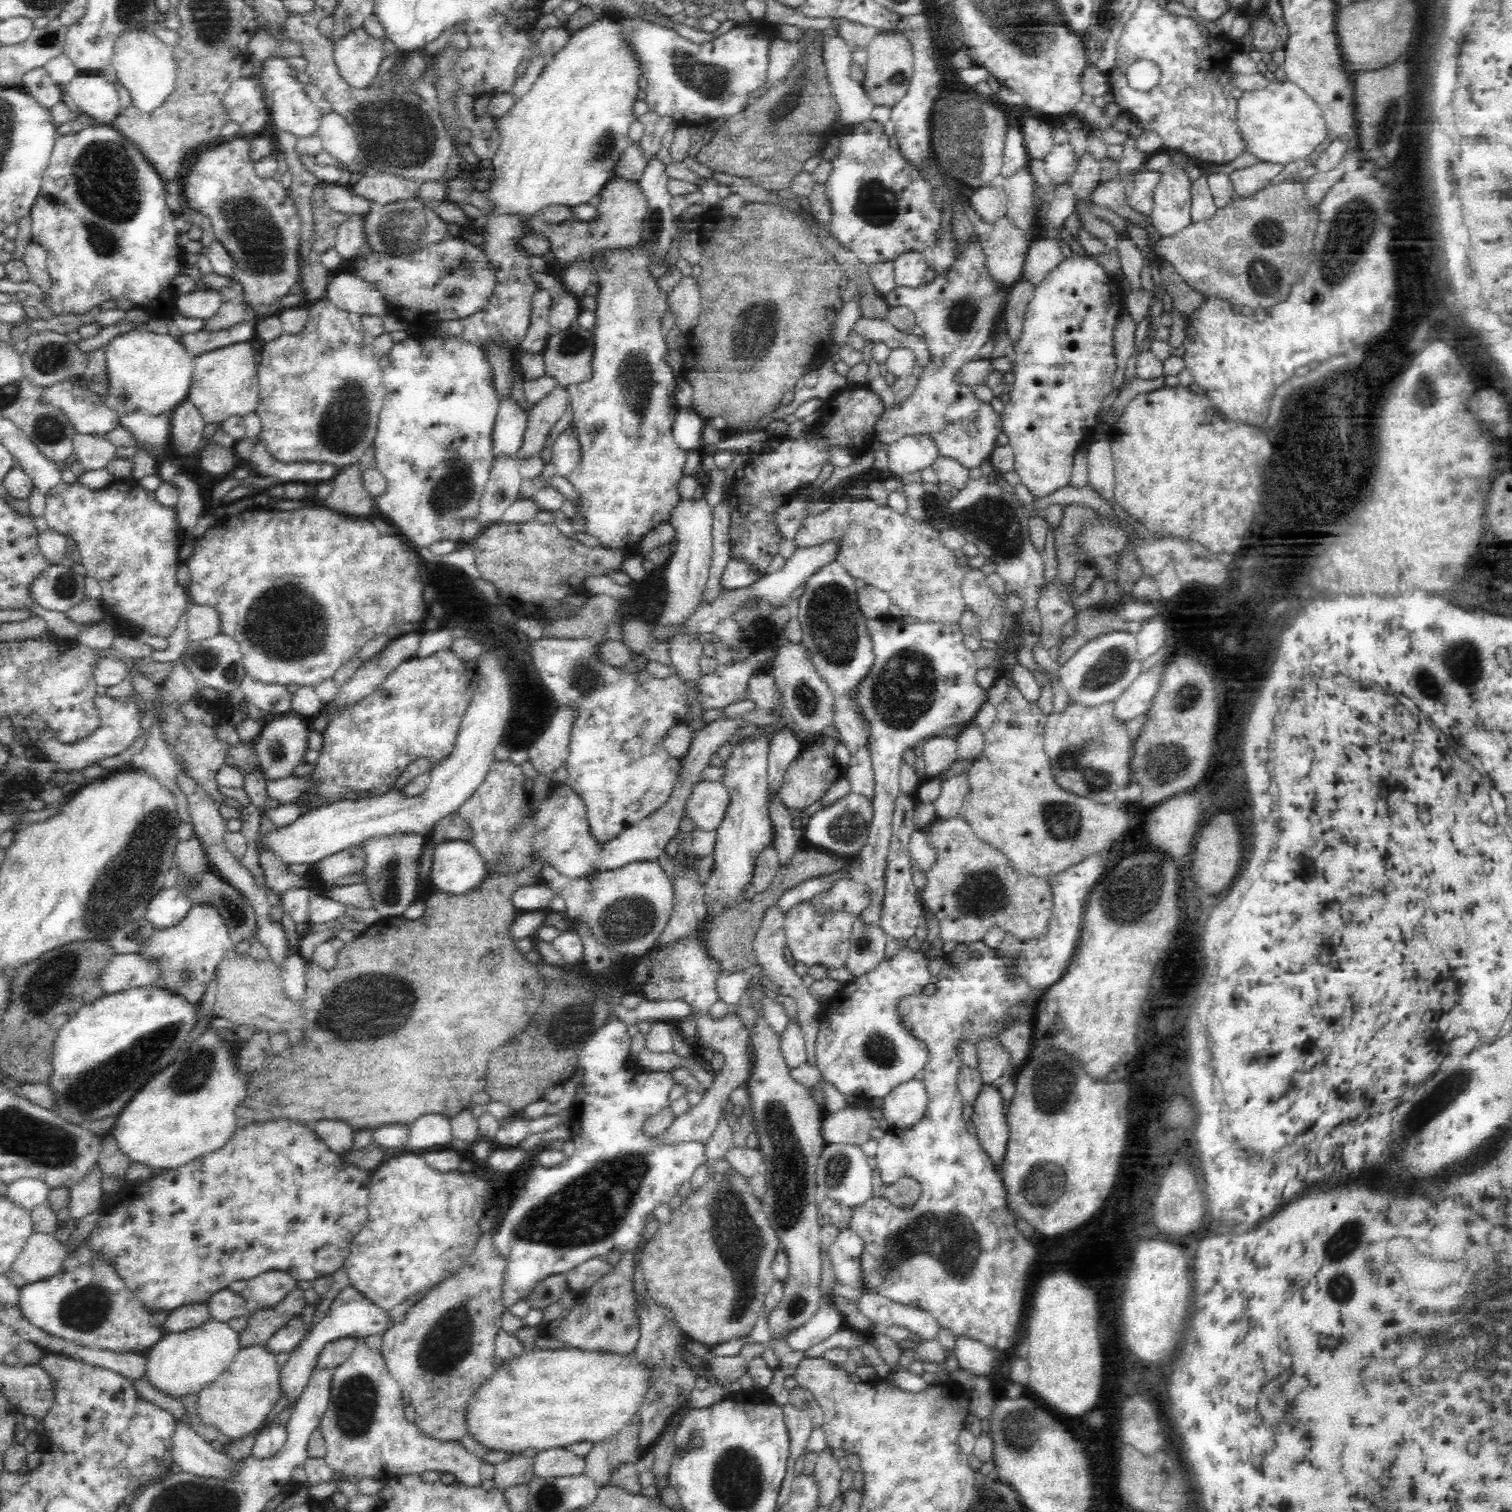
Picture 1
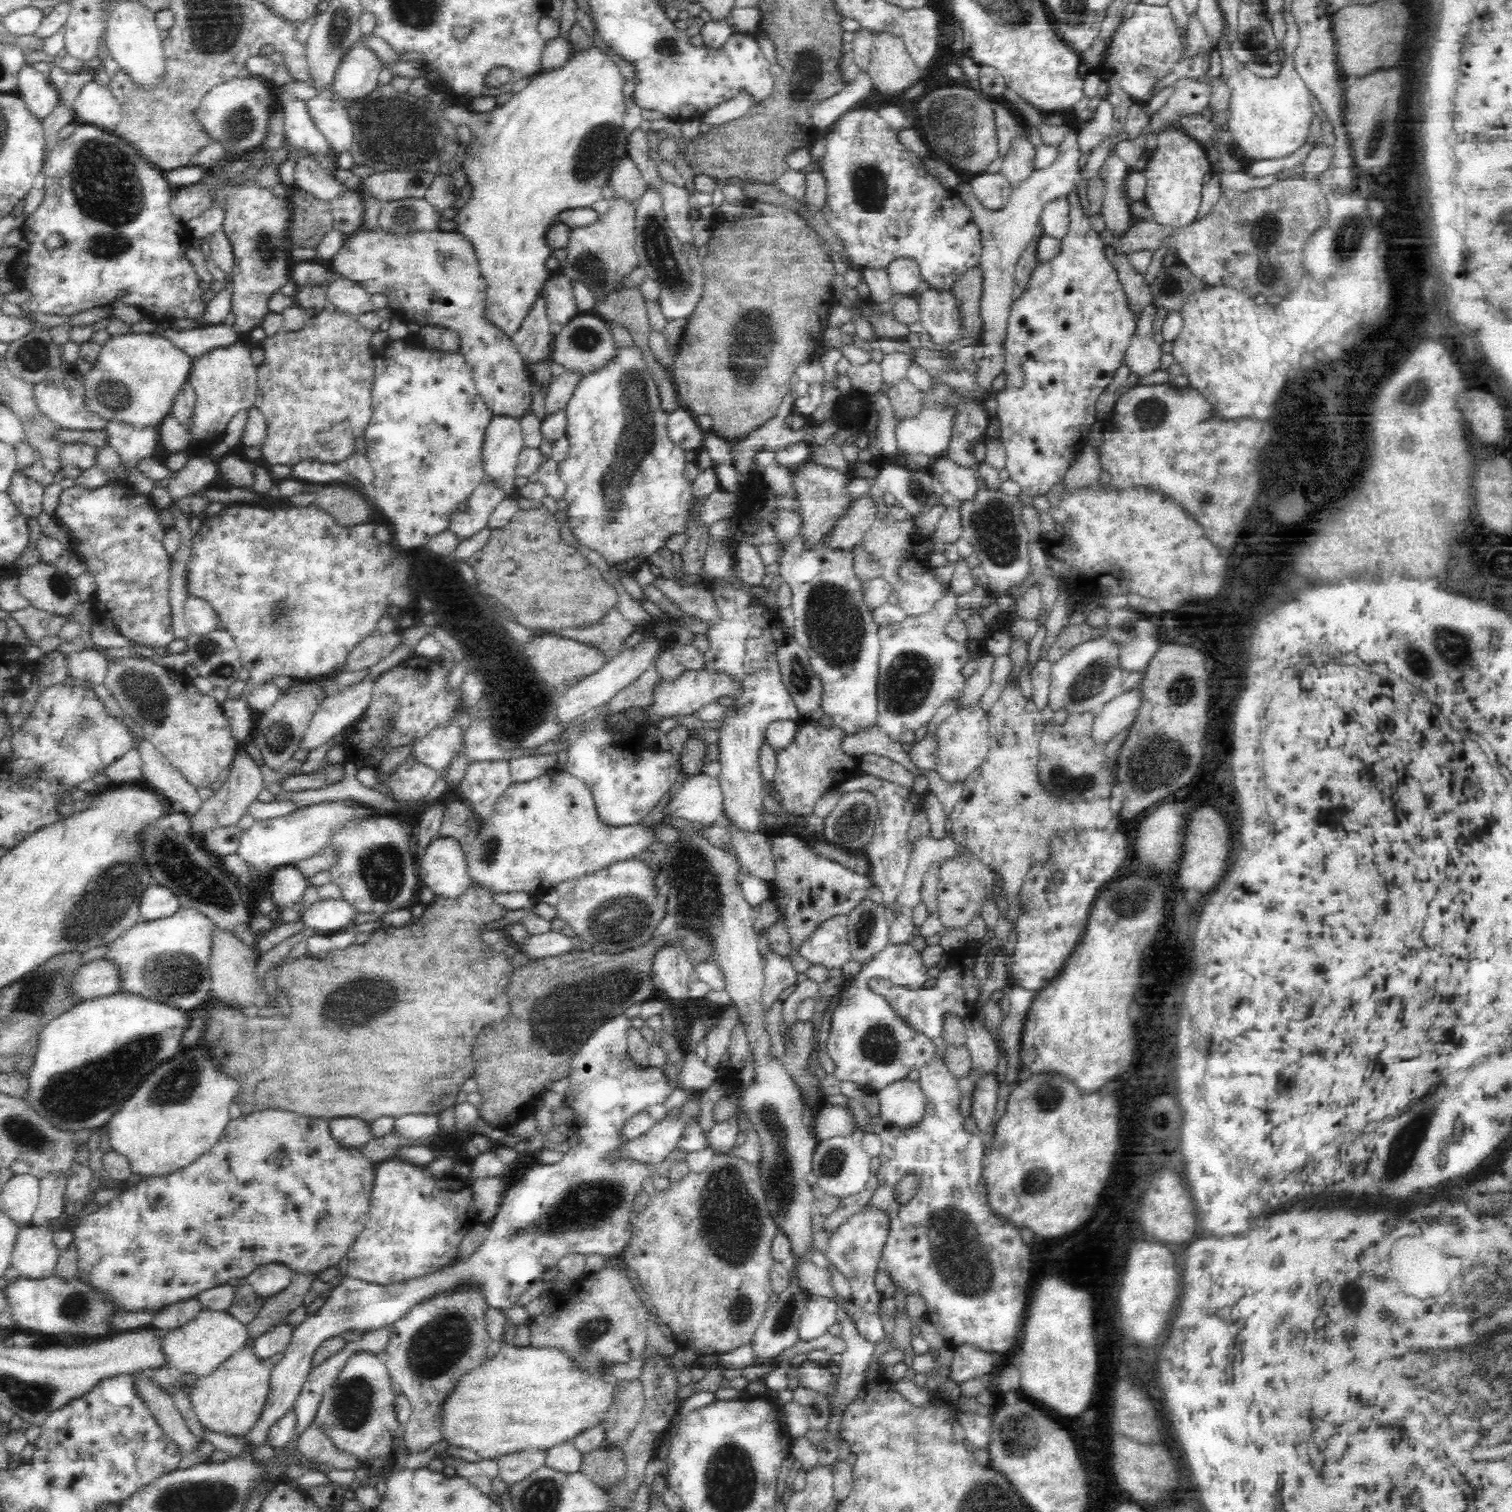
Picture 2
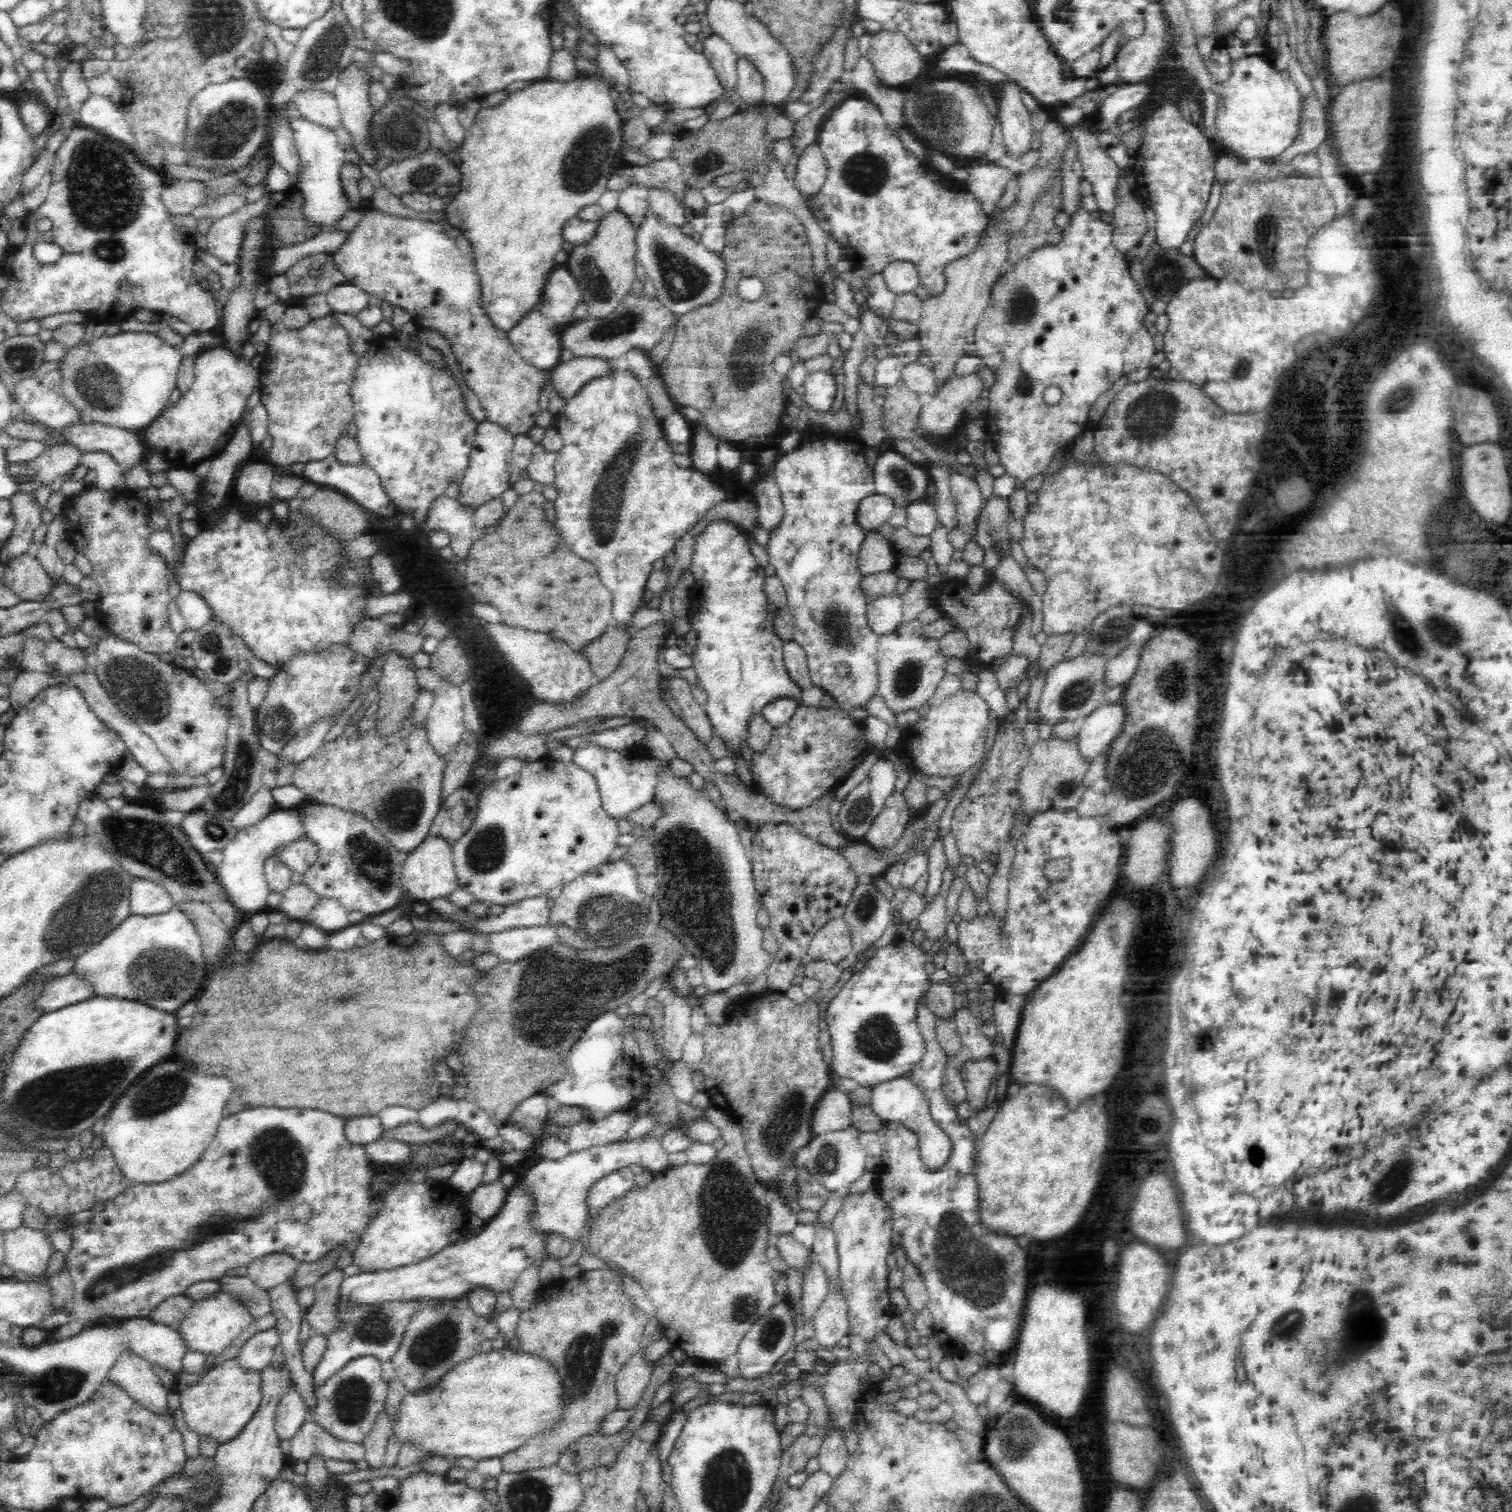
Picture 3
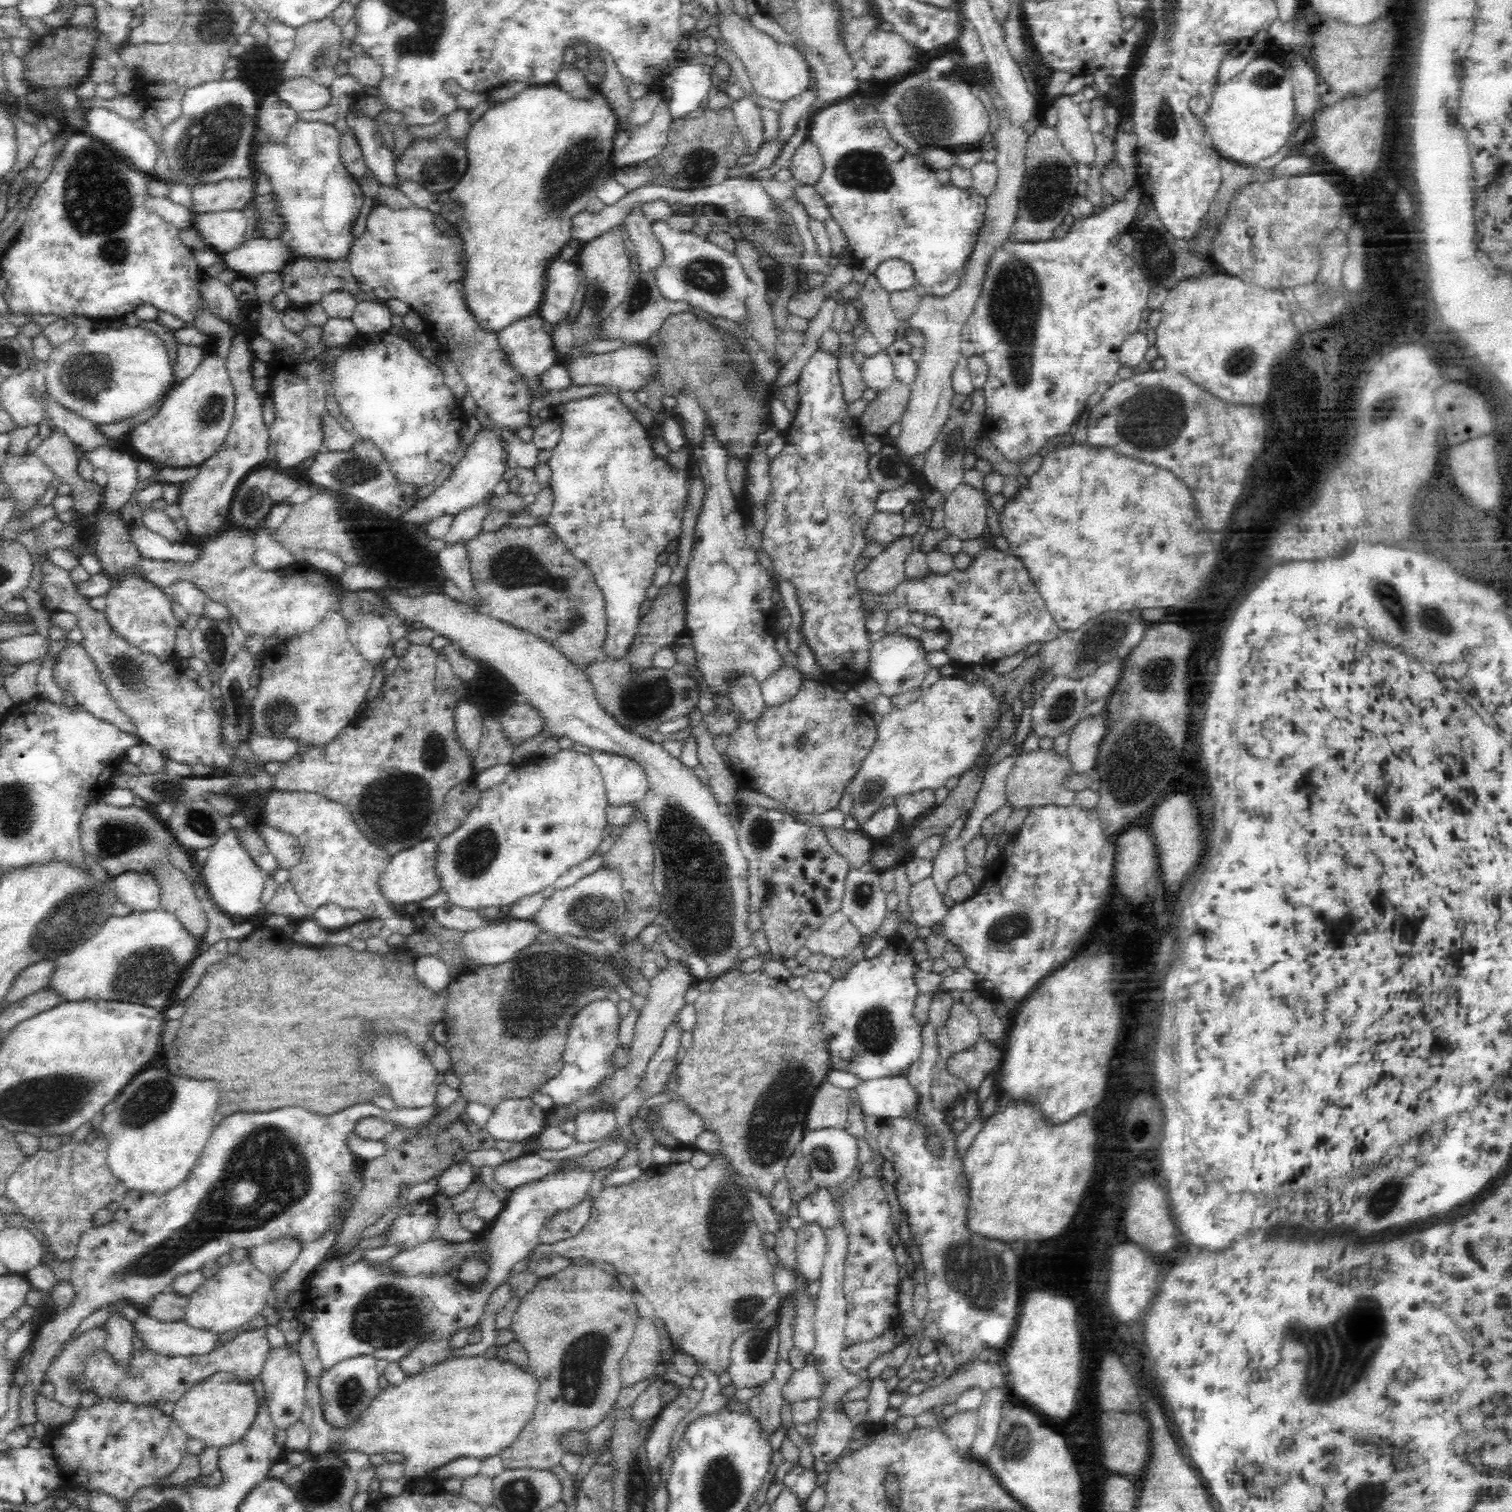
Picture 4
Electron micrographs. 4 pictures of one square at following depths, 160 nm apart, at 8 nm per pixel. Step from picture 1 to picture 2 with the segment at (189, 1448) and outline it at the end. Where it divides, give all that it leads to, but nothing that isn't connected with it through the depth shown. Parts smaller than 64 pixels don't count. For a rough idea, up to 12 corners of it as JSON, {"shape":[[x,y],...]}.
{"shape":[[151,1370],[132,1375],[150,1416],[181,1450],[198,1444],[169,1387]]}

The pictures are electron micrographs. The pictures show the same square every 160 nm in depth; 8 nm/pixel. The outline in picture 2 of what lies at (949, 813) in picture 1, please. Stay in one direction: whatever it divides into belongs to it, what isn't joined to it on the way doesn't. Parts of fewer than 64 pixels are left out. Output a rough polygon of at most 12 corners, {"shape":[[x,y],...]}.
{"shape":[[959,704],[930,730],[933,770],[966,779],[989,752],[987,711]]}

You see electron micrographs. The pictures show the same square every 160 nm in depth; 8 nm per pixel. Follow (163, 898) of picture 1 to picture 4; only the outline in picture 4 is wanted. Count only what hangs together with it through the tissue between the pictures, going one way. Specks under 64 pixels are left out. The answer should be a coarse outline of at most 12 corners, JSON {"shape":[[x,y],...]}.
{"shape":[[126,870],[111,881],[120,902],[158,908],[159,889],[150,870]]}

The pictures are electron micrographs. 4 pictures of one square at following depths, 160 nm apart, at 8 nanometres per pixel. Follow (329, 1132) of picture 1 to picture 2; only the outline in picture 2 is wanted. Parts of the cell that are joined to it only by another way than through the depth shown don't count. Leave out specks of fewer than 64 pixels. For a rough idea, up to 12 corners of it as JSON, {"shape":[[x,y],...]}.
{"shape":[[356,1117],[330,1120],[333,1137],[361,1147],[375,1136],[371,1123]]}

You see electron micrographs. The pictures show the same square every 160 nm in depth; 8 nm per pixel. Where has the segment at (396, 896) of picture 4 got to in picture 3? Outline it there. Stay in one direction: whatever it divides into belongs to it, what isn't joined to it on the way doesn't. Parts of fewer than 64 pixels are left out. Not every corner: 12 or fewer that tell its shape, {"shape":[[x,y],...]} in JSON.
{"shape":[[445,838],[405,854],[400,896],[428,904],[459,889]]}

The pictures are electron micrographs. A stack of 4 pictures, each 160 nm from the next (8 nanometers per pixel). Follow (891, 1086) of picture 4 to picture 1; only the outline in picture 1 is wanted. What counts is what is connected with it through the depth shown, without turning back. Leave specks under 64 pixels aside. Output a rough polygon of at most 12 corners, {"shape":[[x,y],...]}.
{"shape":[[910,1079],[881,1098],[892,1129],[910,1128],[924,1116],[928,1097]]}

